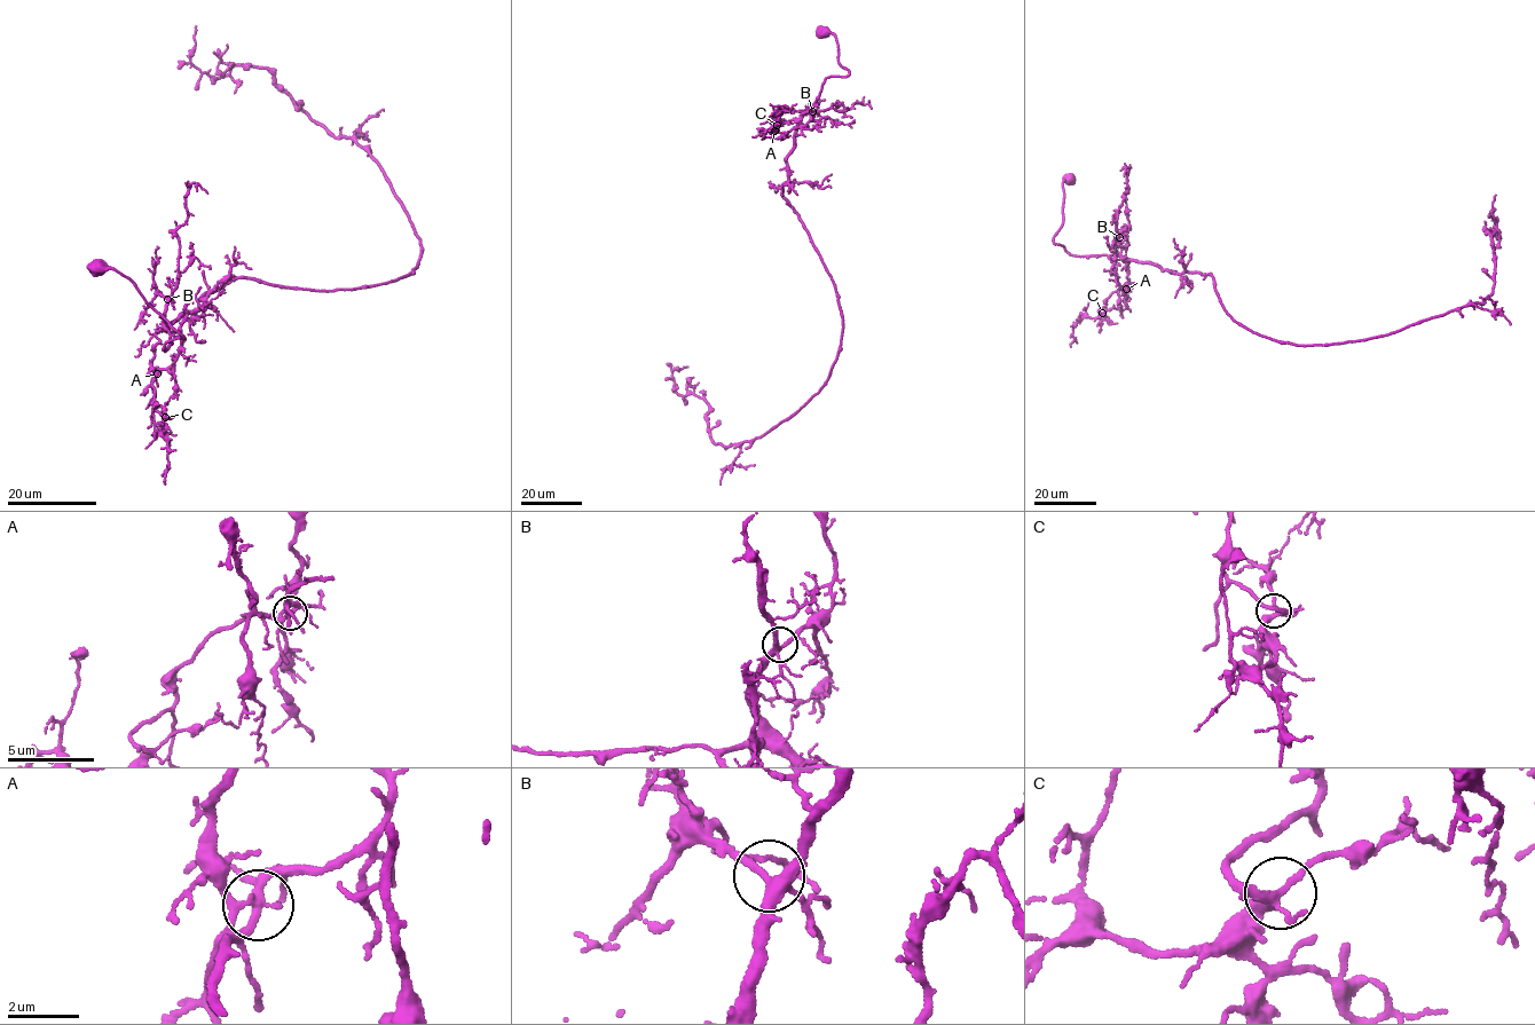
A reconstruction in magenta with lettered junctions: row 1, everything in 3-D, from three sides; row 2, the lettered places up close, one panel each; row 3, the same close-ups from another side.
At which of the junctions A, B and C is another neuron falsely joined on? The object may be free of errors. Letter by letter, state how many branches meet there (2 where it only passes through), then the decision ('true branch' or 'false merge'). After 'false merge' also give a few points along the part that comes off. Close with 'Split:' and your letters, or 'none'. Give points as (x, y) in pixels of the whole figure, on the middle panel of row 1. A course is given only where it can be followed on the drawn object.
A: 4 branches meet; false merge; foreign part runs (774, 131), (776, 120), (772, 120), (779, 120), (778, 125), (784, 111), (771, 115)
B: 4 branches meet; true branch
C: 4 branches meet; true branch
Split: A

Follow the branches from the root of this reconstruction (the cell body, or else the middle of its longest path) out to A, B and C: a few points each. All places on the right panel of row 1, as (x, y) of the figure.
A: (1070, 179), (1062, 182), (1063, 221), (1054, 243), (1077, 255), (1116, 254), (1124, 258), (1127, 261), (1126, 289)
B: (1070, 179), (1062, 182), (1063, 221), (1054, 243), (1077, 255), (1109, 255), (1115, 252), (1114, 243), (1119, 237)
C: (1070, 179), (1062, 182), (1054, 243), (1072, 254), (1127, 261), (1127, 286), (1111, 294), (1102, 313)

